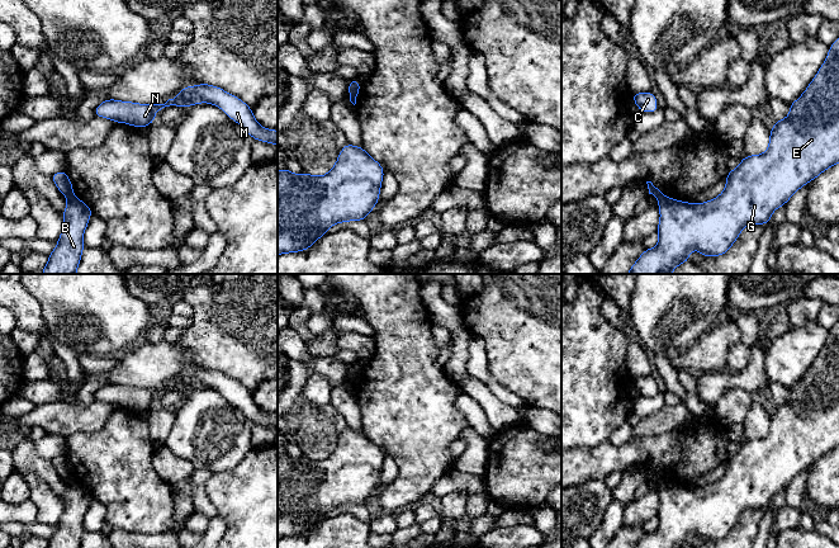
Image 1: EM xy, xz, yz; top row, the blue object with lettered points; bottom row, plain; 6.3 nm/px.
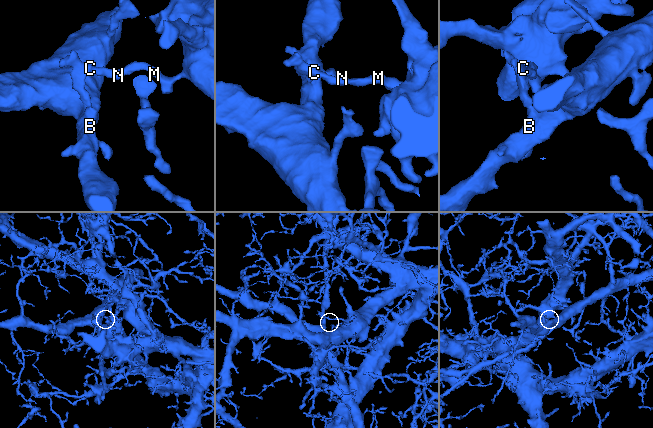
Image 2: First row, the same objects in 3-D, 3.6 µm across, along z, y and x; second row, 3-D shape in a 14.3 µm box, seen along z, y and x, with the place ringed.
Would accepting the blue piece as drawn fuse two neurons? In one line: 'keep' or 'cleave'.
cleave

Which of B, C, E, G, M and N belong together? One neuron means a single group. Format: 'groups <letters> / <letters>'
groups B E G / C M N

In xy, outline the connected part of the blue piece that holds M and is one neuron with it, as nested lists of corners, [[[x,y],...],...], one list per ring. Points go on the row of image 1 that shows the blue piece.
[[[204,82],[196,86],[184,86],[177,96],[169,99],[165,104],[138,104],[106,99],[95,108],[94,115],[112,119],[115,123],[127,123],[141,129],[148,127],[156,119],[155,113],[165,107],[176,105],[185,109],[200,103],[209,103],[221,108],[252,140],[278,146],[278,131],[261,127],[252,109],[245,101],[218,86]]]

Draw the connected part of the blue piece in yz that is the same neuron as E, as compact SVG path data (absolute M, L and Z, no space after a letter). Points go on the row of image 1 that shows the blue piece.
M839 38L829 47L829 55L814 80L788 107L790 115L786 119L777 119L771 128L768 150L762 155L744 156L740 165L729 171L725 178L726 188L719 197L701 204L679 202L668 197L658 199L659 244L654 249L645 249L626 274L670 274L682 263L691 261L691 250L698 250L705 259L726 254L745 226L768 225L772 213L778 207L786 206L798 189L826 169L839 164Z

